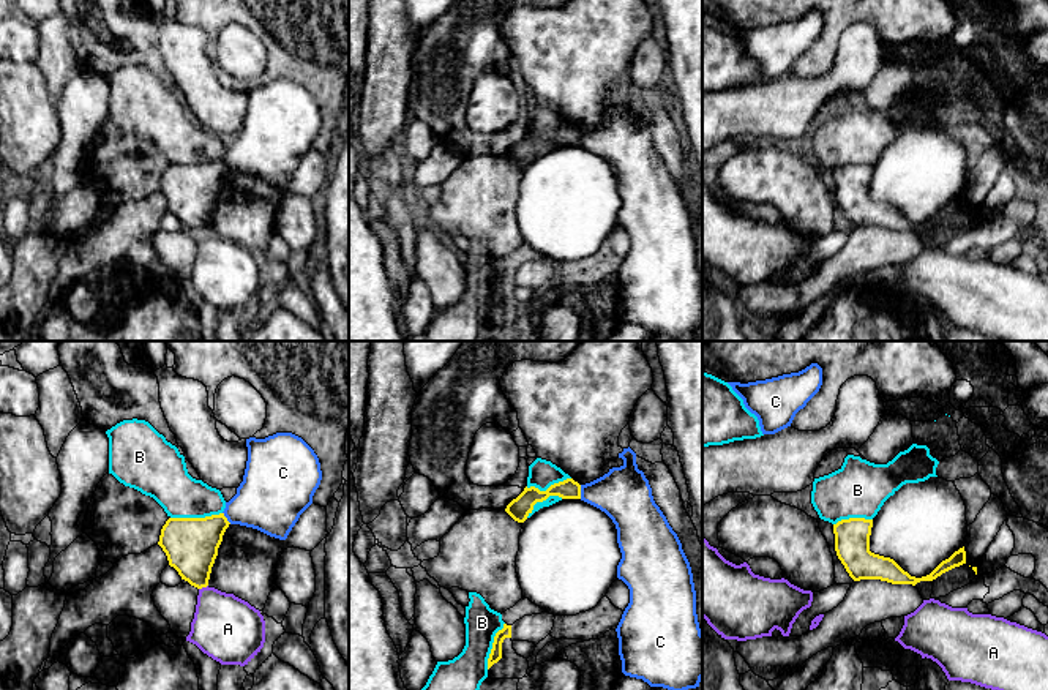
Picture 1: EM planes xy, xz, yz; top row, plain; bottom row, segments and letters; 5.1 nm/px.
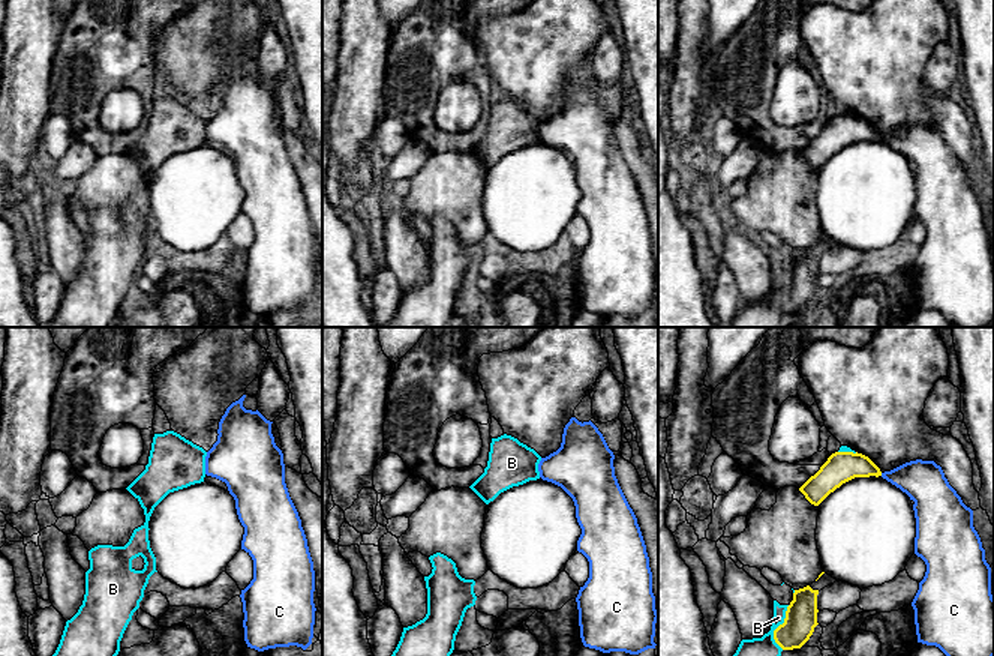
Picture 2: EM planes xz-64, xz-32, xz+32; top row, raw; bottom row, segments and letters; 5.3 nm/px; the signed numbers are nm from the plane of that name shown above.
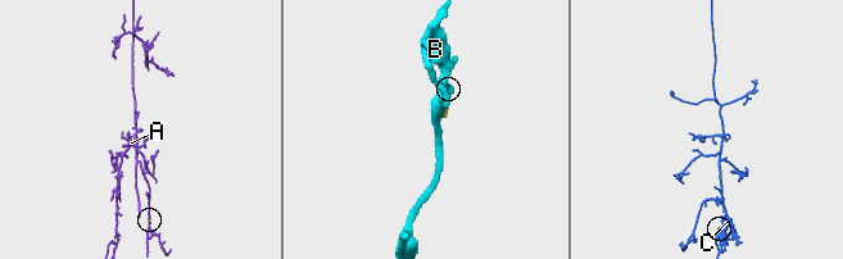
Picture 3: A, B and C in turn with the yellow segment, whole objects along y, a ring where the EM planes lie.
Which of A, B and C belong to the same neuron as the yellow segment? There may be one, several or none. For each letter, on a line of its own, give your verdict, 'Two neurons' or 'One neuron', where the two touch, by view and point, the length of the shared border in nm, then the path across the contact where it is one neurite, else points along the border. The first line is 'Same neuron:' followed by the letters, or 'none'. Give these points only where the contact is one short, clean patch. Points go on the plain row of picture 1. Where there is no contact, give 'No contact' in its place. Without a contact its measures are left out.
Same neuron: none
A: Two neurons. Touches yellow at xy (202, 232). Shared border 50 nm. Boundary: xy (207, 231), (199, 236)
B: Two neurons. Touches yellow at xy (196, 164). Shared border 260 nm
C: Two neurons. Touches yellow at xz (580, 138). Shared border 70 nm. Boundary: xz (580, 131), (581, 144)

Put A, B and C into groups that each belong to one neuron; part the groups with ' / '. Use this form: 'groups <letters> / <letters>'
groups A / B / C

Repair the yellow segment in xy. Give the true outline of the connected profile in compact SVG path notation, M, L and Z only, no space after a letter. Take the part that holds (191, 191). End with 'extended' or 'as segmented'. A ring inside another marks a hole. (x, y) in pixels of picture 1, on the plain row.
M224 159L205 164L169 164L161 175L158 191L182 226L202 235L208 232L211 213L229 171Z; as segmented

